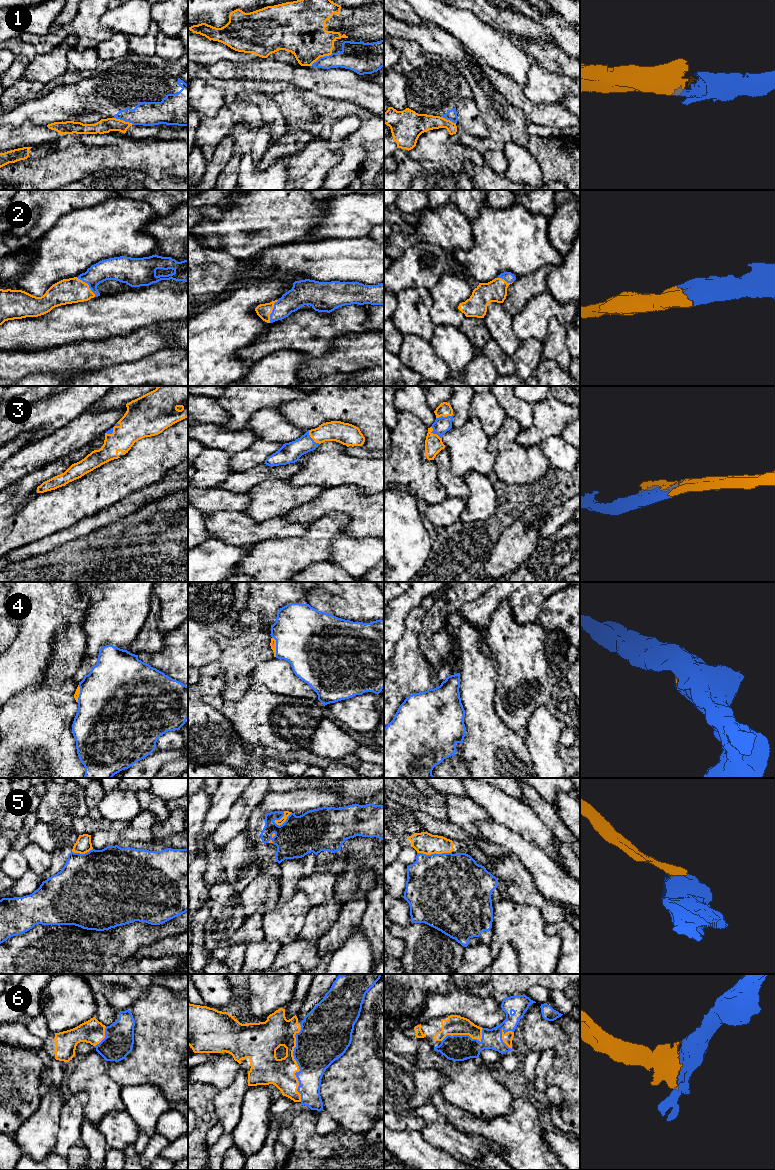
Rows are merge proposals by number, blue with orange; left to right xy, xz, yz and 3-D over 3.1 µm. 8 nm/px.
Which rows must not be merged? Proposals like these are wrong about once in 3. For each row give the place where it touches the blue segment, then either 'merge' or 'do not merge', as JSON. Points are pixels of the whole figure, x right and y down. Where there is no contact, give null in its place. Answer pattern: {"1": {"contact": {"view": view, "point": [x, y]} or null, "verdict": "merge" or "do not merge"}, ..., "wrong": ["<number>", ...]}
{"1": {"contact": {"view": "xz", "point": [321, 57]}, "verdict": "do not merge"}, "2": {"contact": {"view": "xy", "point": [88, 284]}, "verdict": "merge"}, "3": {"contact": {"view": "xz", "point": [311, 438]}, "verdict": "merge"}, "4": {"contact": {"view": "xz", "point": [276, 647]}, "verdict": "merge"}, "5": {"contact": {"view": "xz", "point": [284, 822]}, "verdict": "do not merge"}, "6": {"contact": {"view": "xz", "point": [298, 1065]}, "verdict": "merge"}, "wrong": ["1", "5"]}

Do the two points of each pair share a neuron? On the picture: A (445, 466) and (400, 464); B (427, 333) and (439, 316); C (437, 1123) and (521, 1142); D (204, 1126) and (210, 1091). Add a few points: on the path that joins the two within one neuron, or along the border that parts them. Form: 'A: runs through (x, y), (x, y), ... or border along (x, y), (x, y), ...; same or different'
A: border along (433, 460), (437, 469), (437, 478), (445, 488); different
B: border along (433, 301), (431, 322), (434, 326); different
C: border along (437, 1111), (457, 1129), (467, 1134), (476, 1135); different
D: runs through (204, 1117), (204, 1100); same

